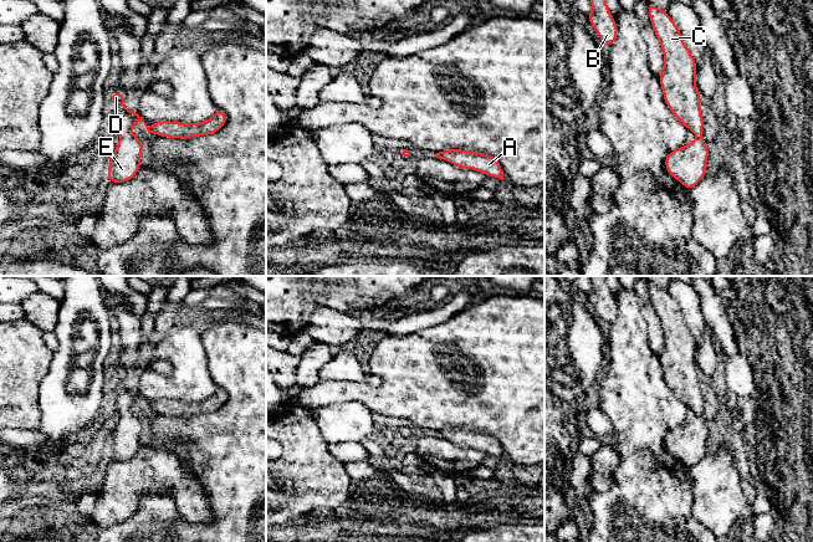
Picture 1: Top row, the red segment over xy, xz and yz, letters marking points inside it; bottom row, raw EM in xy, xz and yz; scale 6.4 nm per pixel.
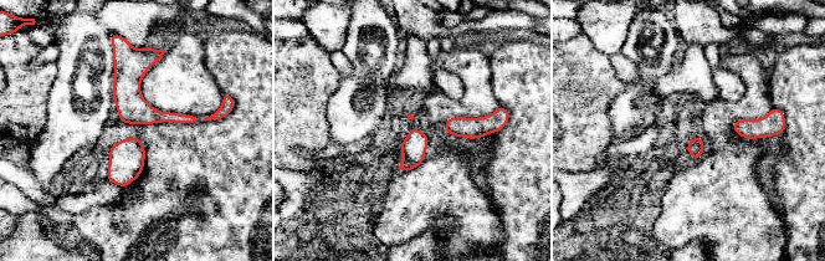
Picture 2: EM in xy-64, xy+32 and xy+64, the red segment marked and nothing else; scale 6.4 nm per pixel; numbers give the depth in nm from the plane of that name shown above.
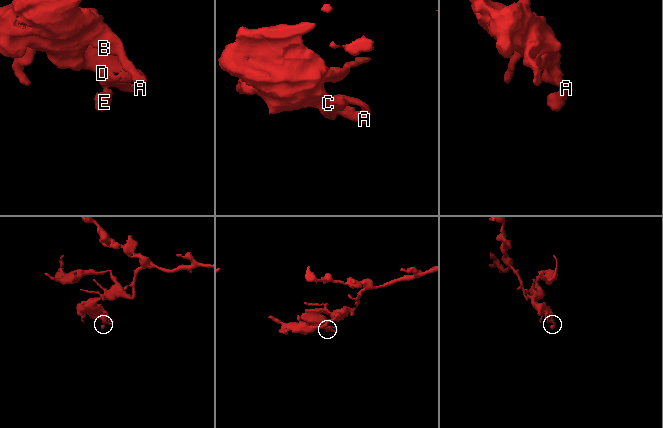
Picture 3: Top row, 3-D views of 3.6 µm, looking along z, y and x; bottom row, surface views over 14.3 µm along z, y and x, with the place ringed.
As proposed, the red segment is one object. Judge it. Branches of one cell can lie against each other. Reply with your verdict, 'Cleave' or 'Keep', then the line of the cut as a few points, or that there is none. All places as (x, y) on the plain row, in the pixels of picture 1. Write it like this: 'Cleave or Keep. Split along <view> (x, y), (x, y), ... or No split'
Keep. No split

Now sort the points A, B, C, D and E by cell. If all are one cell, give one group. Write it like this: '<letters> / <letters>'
A B C D E

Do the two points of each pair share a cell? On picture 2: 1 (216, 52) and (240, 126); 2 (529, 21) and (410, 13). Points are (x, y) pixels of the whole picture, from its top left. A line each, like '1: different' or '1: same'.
1: same
2: same

